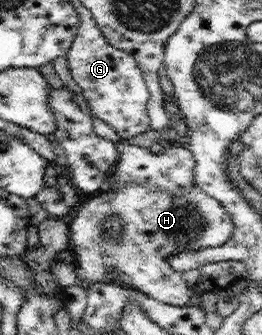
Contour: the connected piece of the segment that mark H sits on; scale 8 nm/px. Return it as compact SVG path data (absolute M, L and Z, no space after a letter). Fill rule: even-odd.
M133 181L119 187L116 191L101 190L98 196L85 200L77 208L77 216L69 223L69 226L70 242L67 249L75 255L78 264L75 272L83 280L82 285L85 289L89 289L95 283L117 283L140 291L159 302L183 307L190 303L198 291L200 293L206 289L218 291L223 285L239 280L246 273L245 265L239 261L212 262L182 273L175 272L169 264L168 256L171 256L173 252L188 248L201 250L225 245L228 244L232 235L234 222L231 215L216 198L203 192L196 184L191 190L179 196L173 196L149 185L140 185ZM111 215L117 215L123 225L120 238L108 236L106 228L102 226L106 216Z

